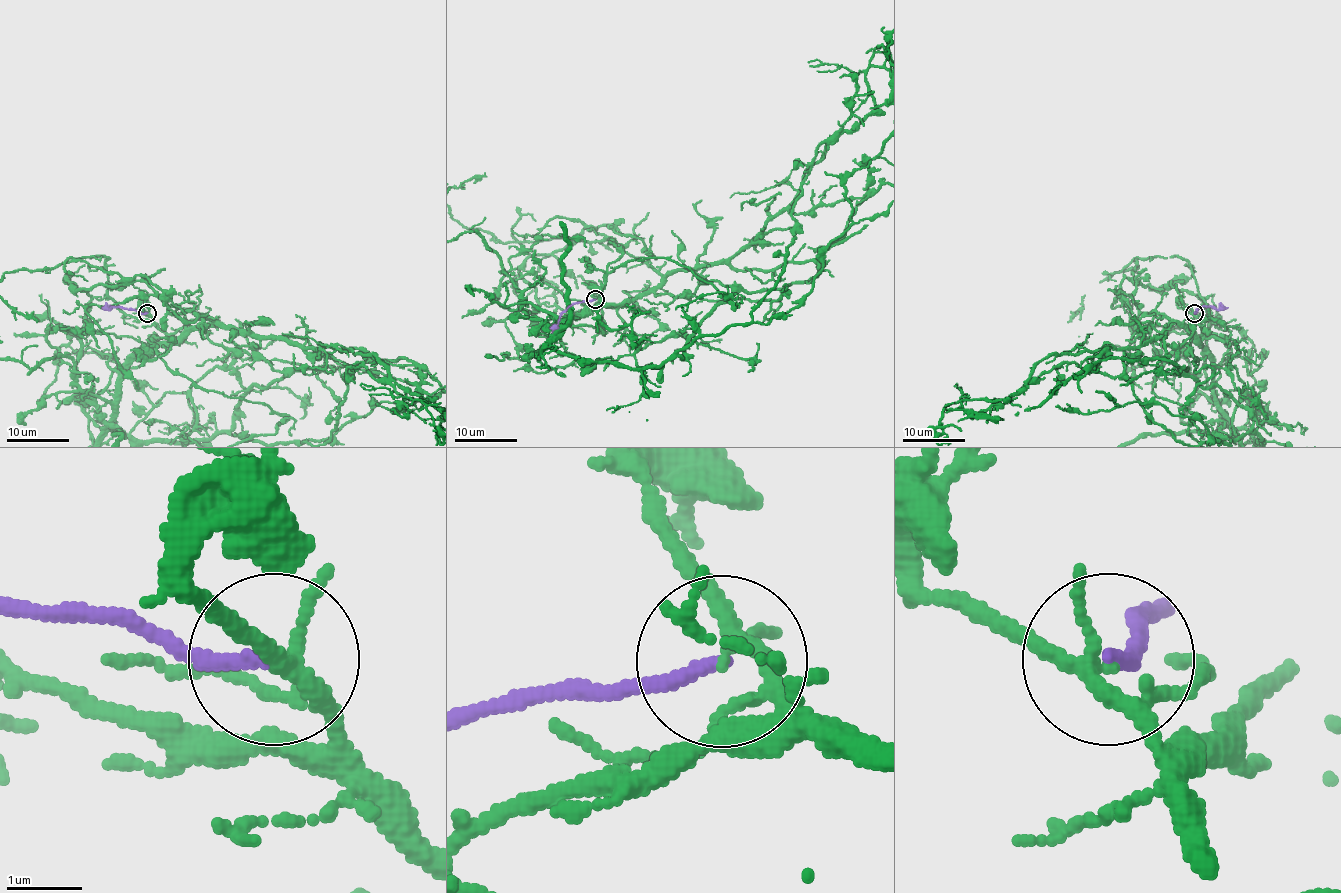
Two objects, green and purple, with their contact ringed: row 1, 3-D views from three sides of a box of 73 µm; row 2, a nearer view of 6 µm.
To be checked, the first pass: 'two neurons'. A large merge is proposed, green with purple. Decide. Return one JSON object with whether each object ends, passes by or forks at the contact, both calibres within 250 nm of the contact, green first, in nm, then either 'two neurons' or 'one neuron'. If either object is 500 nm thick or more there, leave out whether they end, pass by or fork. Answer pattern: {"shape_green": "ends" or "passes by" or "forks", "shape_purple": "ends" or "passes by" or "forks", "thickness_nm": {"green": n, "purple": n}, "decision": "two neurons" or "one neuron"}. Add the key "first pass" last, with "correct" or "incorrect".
{"shape_green": "forks", "shape_purple": "ends", "thickness_nm": {"green": 160, "purple": 170}, "decision": "two neurons", "first pass": "correct"}

